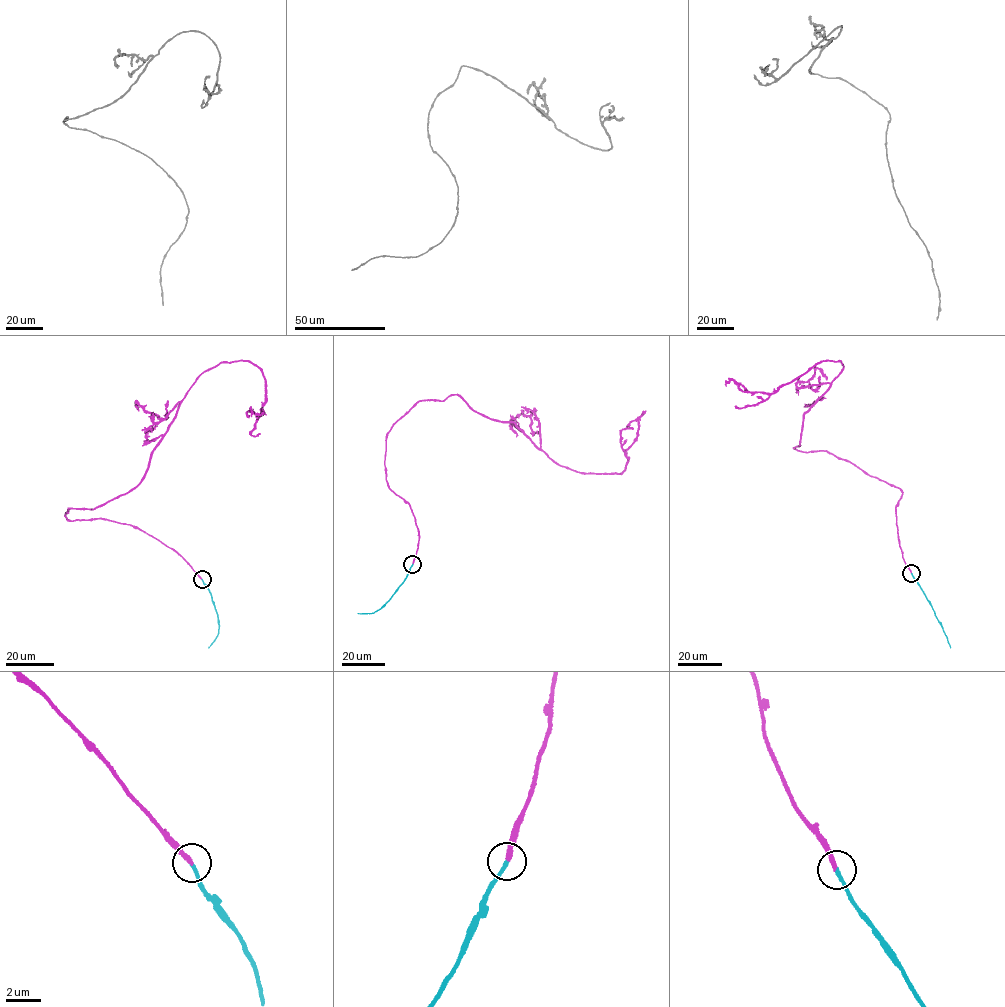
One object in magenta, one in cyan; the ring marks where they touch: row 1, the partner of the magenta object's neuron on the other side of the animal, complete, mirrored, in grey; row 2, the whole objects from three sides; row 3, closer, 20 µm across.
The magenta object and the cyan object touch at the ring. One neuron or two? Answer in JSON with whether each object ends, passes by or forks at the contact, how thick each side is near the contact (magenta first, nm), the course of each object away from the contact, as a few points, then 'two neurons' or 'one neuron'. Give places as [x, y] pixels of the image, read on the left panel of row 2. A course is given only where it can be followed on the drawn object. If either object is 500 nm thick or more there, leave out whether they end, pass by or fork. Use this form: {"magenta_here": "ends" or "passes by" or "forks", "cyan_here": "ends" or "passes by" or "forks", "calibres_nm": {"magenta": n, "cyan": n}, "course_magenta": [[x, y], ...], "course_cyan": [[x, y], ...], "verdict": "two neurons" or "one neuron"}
{"magenta_here": "ends", "cyan_here": "ends", "calibres_nm": {"magenta": 280, "cyan": 200}, "course_magenta": [[202, 580], [135, 527], [64, 516], [139, 484], [180, 401], [221, 363], [261, 368], [266, 398], [251, 416]], "course_cyan": [[202, 580], [210, 594], [219, 625], [218, 634], [208, 647]], "verdict": "one neuron"}

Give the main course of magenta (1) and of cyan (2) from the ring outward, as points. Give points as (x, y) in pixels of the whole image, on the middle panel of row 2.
1: (412, 564), (415, 518), (384, 460), (387, 434), (419, 401), (457, 395), (588, 473), (621, 474), (642, 412)
2: (412, 564), (403, 581), (381, 608), (373, 613), (358, 613)

